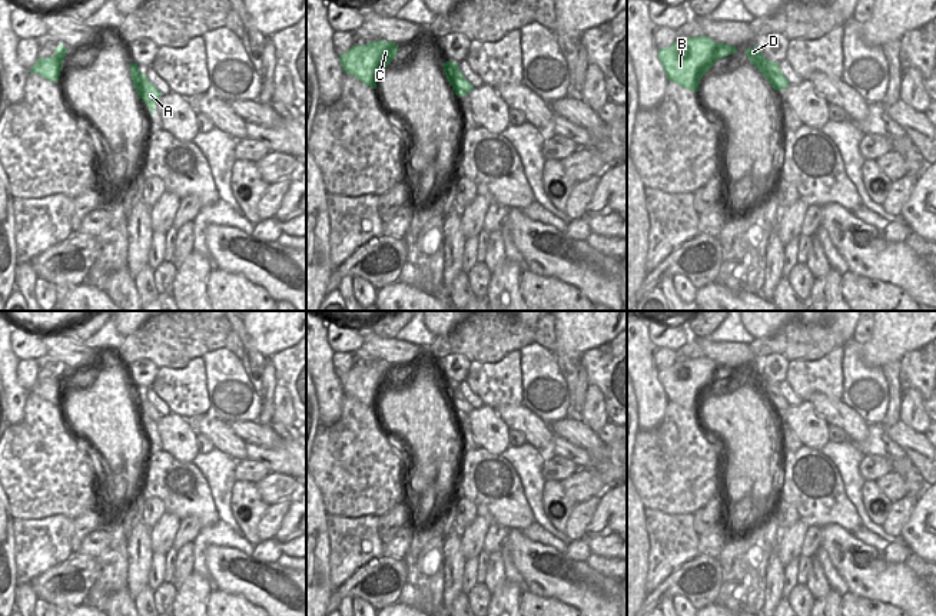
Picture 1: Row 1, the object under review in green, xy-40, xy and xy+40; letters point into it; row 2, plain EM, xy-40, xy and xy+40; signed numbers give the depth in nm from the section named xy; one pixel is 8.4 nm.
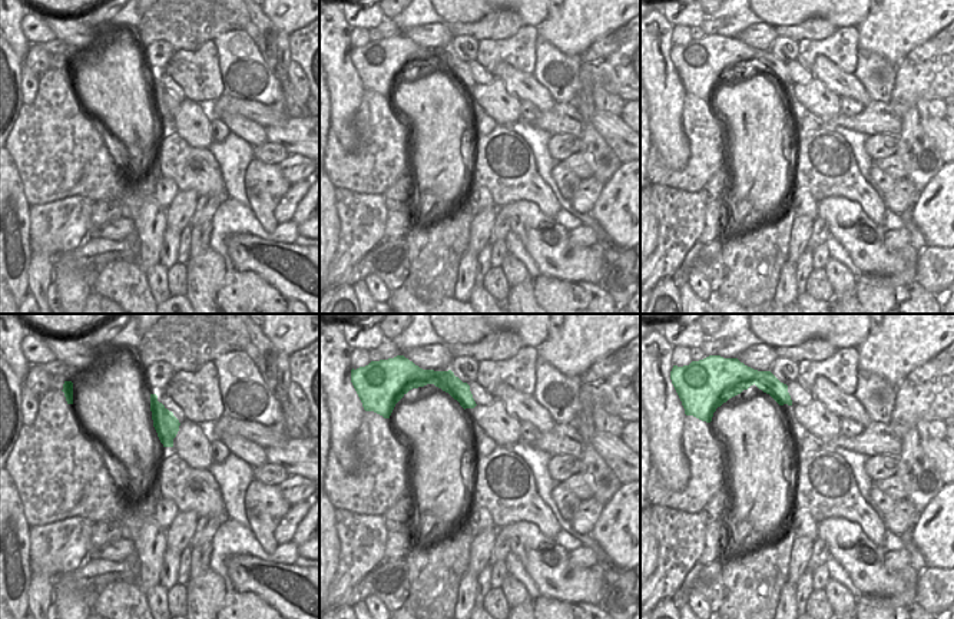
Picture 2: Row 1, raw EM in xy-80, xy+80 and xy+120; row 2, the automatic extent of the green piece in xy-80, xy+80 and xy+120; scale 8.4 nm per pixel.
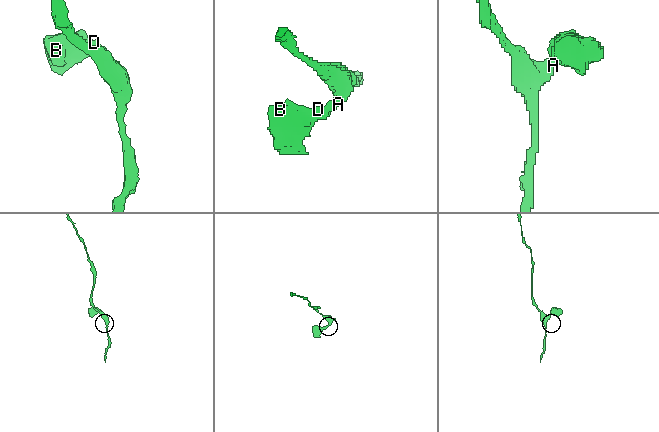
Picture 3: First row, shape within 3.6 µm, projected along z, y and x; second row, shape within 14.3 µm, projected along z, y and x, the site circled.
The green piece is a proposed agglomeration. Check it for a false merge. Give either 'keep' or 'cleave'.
keep

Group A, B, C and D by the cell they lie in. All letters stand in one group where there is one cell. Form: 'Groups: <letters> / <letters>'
Groups: A B C D.

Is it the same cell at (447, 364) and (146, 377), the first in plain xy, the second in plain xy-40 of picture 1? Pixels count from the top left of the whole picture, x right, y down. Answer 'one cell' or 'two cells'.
one cell

